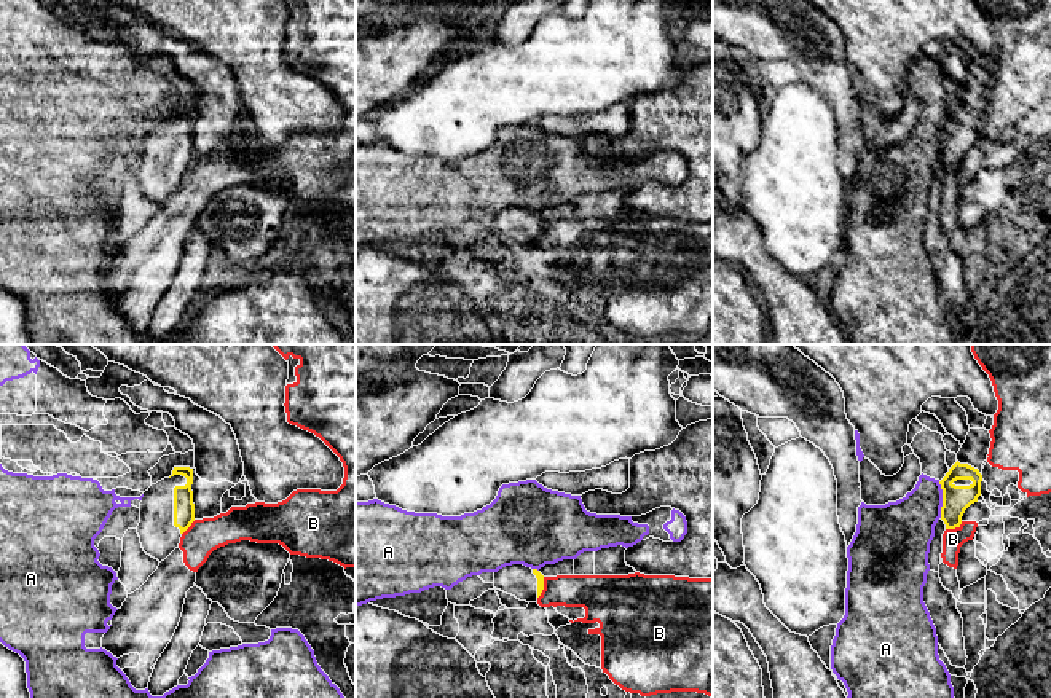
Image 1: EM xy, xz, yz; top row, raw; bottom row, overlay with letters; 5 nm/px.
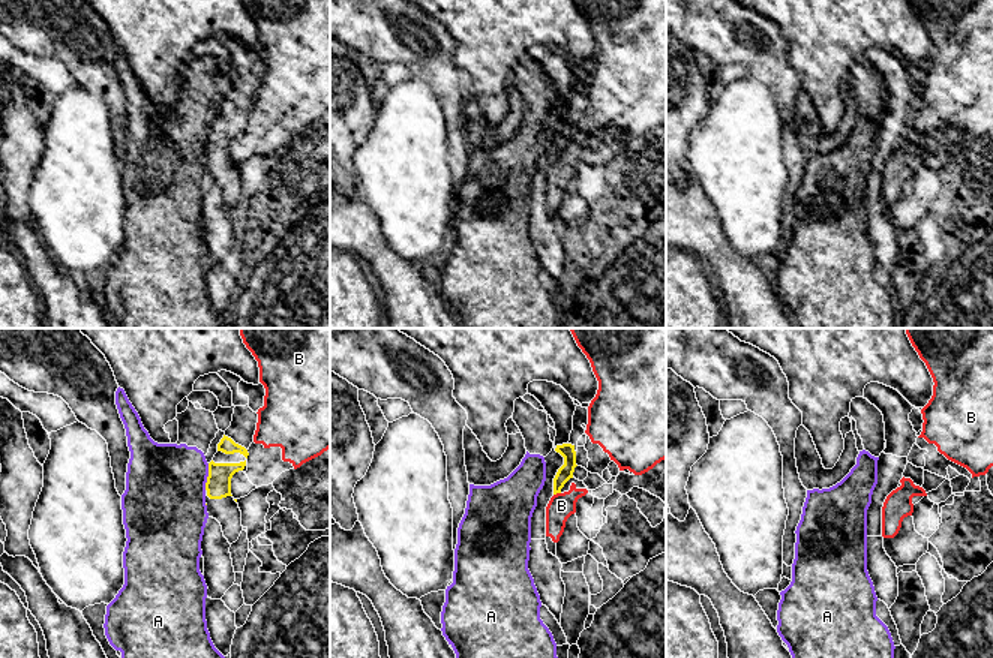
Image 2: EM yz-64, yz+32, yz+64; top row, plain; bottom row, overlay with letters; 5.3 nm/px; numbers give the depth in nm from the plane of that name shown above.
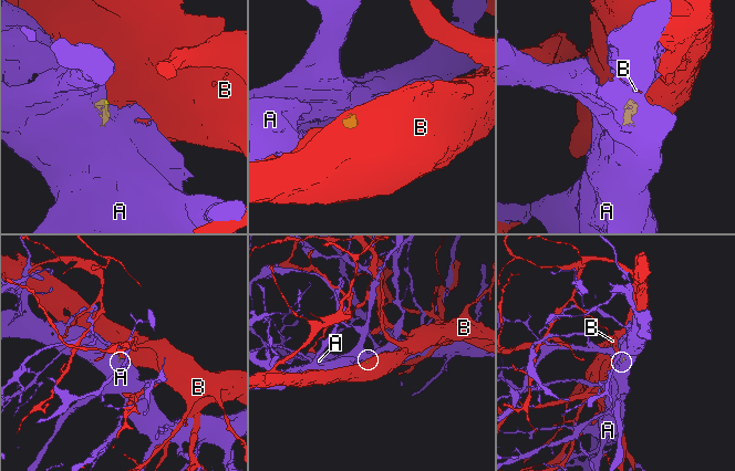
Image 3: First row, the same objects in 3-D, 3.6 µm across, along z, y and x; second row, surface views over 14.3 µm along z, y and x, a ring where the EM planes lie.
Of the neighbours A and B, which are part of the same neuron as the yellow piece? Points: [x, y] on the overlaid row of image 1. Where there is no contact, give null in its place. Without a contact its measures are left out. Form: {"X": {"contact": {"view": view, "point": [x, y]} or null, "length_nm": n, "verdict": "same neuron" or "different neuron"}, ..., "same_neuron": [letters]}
{"A": {"contact": {"view": "yz", "point": [943, 499]}, "length_nm": 180, "verdict": "different neuron"}, "B": {"contact": {"view": "xz", "point": [543, 588]}, "length_nm": 120, "verdict": "different neuron"}, "same_neuron": []}

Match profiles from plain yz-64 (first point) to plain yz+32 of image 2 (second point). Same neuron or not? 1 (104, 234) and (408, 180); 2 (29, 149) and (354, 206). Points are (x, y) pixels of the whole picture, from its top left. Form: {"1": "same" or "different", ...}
{"1": "same", "2": "different"}

